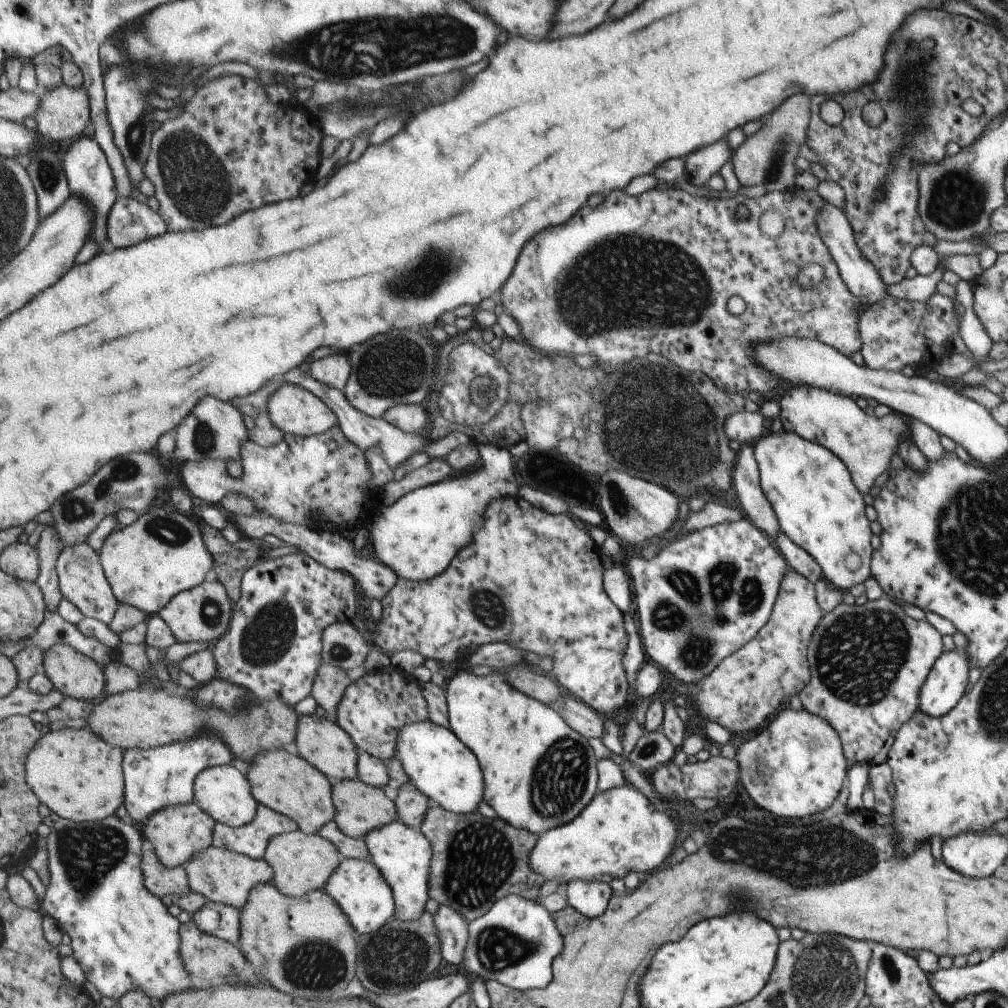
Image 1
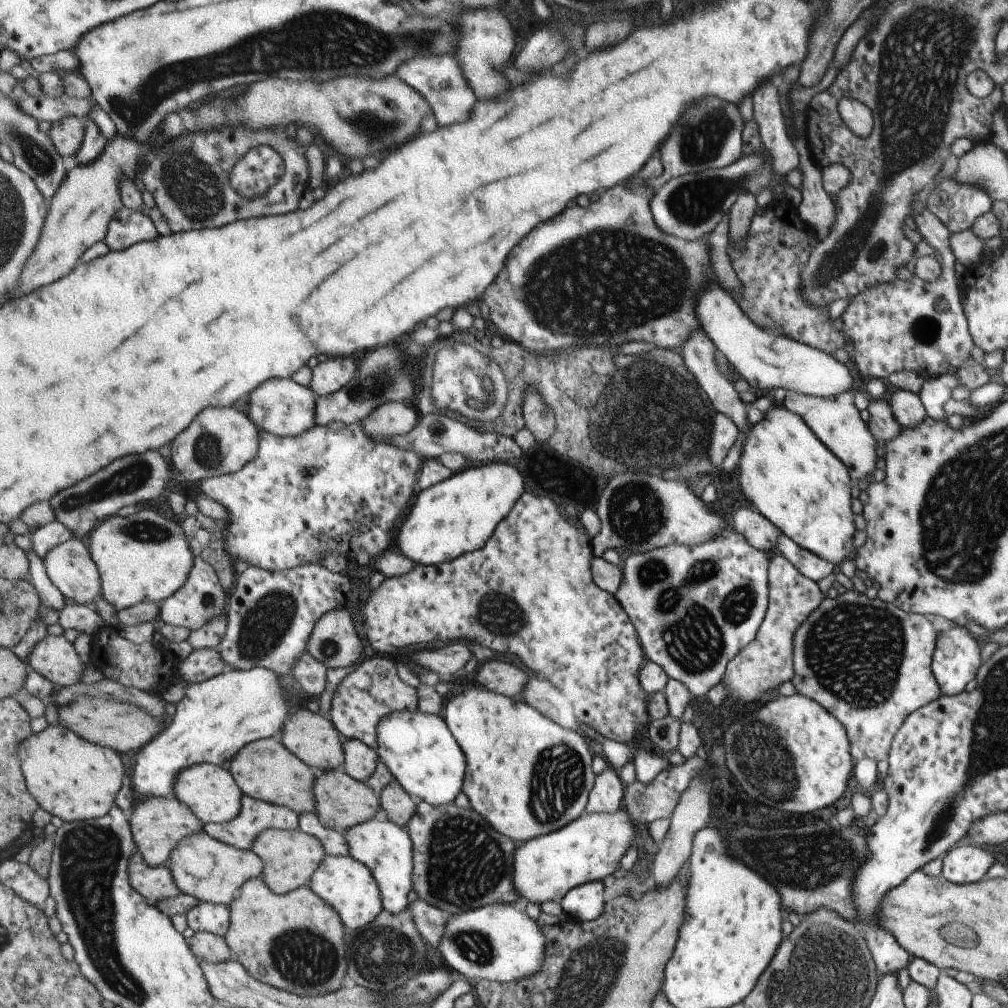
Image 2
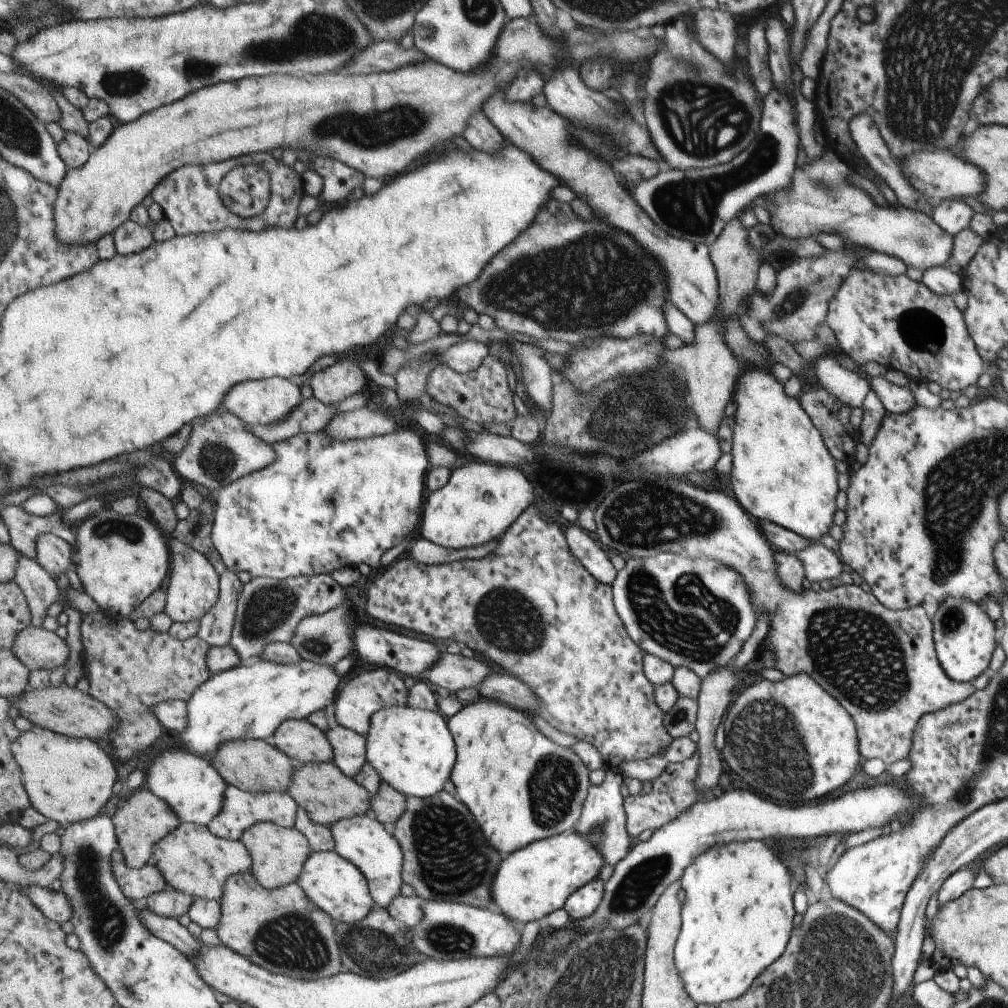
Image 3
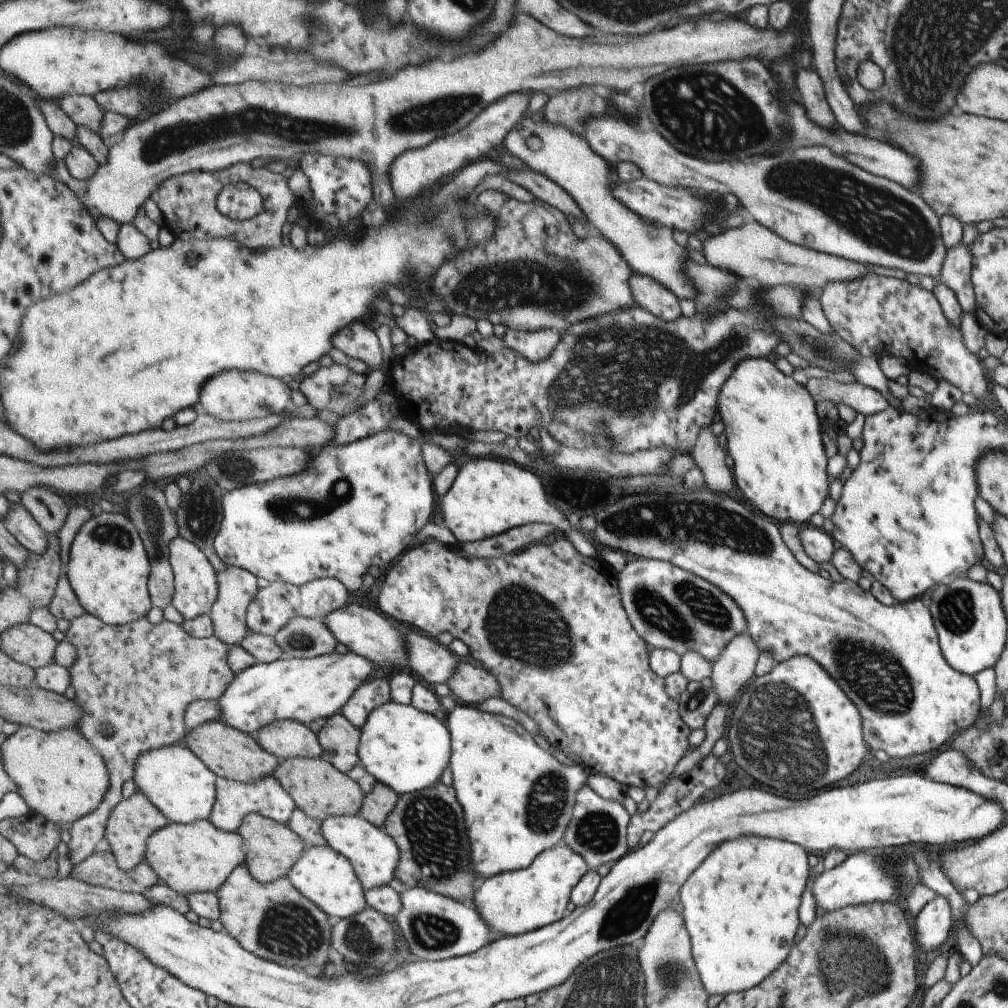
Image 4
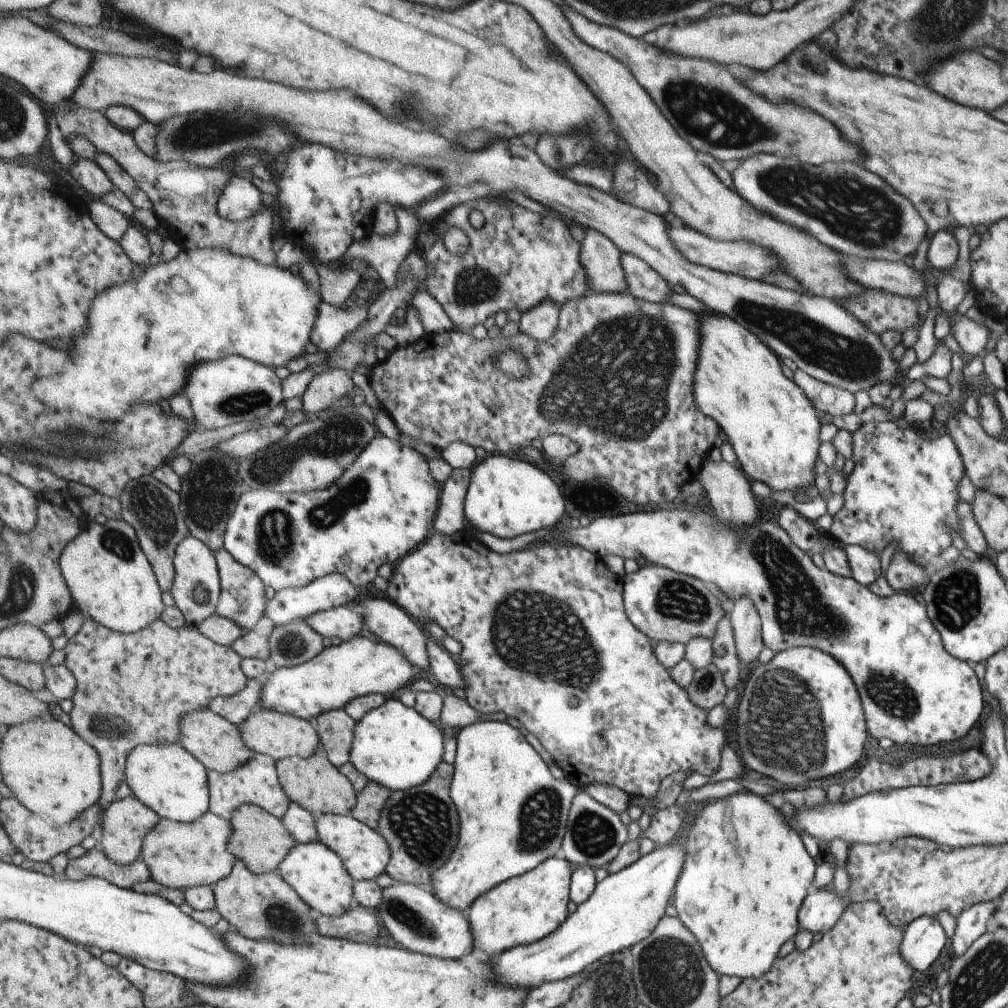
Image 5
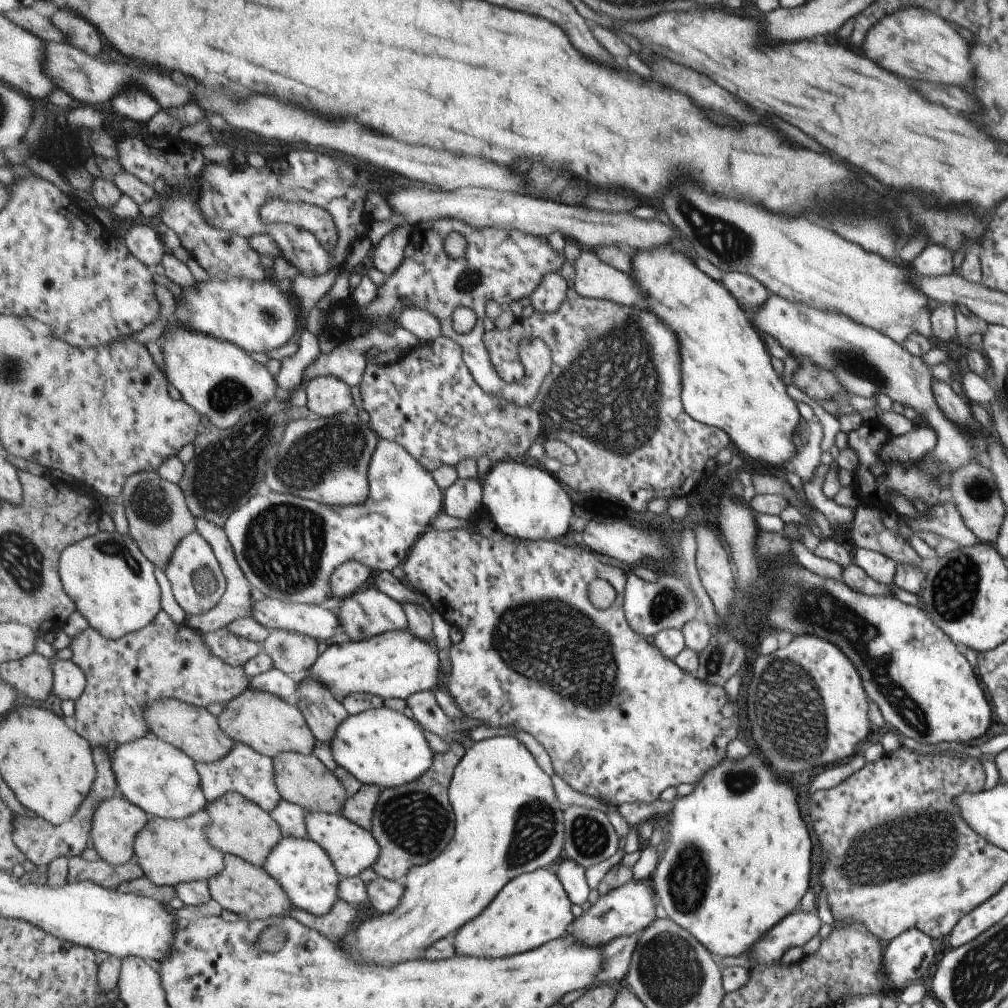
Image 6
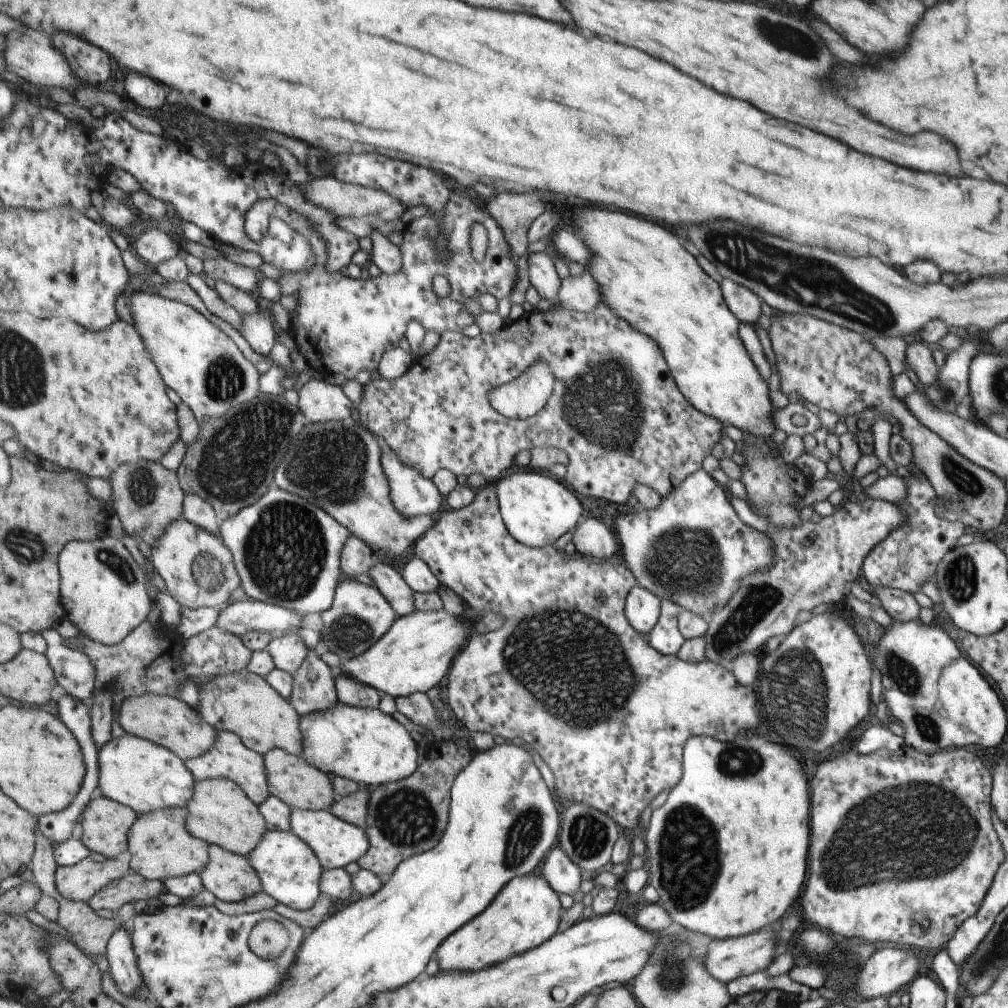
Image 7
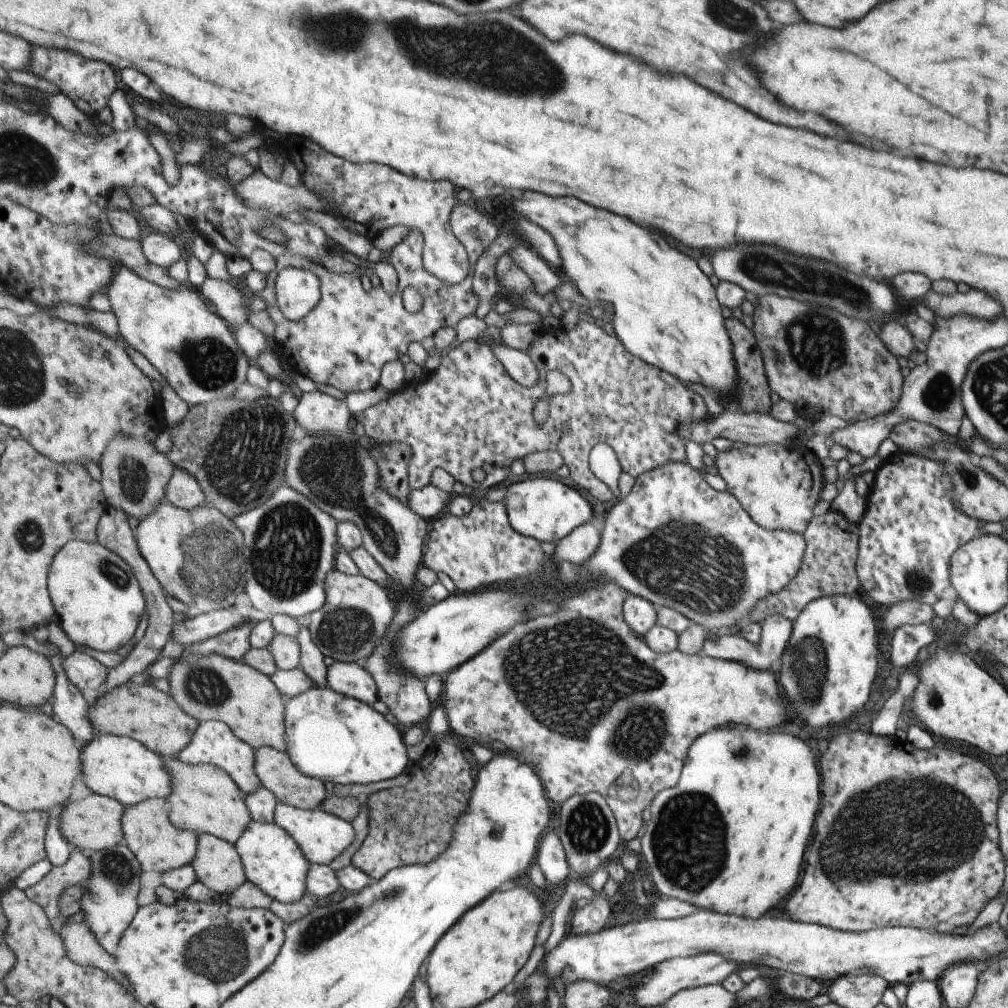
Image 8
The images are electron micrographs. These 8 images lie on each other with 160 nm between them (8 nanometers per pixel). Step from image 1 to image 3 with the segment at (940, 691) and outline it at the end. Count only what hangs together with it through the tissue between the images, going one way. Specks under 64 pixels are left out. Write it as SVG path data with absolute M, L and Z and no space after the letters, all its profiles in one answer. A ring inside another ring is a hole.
M947 595L938 604L931 622L937 660L944 674L951 680L959 683L972 681L987 668L997 643L997 631L994 620L987 614L982 604L950 598Z

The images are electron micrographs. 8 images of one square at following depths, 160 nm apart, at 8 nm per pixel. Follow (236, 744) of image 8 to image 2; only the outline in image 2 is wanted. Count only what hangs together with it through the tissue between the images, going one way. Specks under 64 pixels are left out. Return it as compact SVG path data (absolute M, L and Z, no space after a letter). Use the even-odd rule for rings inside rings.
M243 796L243 811L230 823L209 823L204 826L215 840L252 850L253 843L270 828L296 830L300 828L300 815L288 806Z

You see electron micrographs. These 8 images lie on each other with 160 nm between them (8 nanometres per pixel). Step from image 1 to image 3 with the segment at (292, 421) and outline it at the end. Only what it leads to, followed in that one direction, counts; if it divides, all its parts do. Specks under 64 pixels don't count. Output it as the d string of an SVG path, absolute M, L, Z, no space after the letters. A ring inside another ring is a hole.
M271 378L271 380L249 380L249 384L239 384L237 388L229 390L229 396L224 398L224 407L235 413L247 425L279 423L293 414L304 402L301 387L285 378Z

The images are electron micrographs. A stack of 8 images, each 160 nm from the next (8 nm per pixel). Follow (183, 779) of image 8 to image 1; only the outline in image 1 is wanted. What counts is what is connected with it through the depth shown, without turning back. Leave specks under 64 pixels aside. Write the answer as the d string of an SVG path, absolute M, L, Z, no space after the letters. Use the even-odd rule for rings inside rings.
M300 828L290 833L277 835L268 844L264 859L272 865L275 875L273 884L285 895L301 898L308 892L323 889L340 866L343 856L332 840L319 833L309 834Z

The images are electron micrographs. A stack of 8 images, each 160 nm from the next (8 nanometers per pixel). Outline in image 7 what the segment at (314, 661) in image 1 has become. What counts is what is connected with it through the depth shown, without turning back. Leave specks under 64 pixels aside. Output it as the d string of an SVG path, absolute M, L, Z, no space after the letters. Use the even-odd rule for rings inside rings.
M355 535L344 546L341 557L343 577L353 579L357 574L368 574L379 558L376 557L372 548Z

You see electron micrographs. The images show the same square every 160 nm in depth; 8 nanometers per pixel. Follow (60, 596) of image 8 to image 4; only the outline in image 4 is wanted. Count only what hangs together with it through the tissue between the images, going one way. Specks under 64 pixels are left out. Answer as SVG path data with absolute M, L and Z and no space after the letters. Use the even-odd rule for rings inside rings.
M103 511L99 516L91 517L76 534L69 556L69 580L87 612L99 617L108 625L131 624L139 619L145 619L145 616L151 612L154 604L148 584L152 574L152 560L135 523L125 512Z

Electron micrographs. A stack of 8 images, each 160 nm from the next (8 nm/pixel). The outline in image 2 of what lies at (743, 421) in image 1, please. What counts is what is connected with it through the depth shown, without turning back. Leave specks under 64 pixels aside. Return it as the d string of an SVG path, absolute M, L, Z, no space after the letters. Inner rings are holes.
M715 413L709 433L708 451L706 459L715 468L720 468L723 458L735 440L739 440L738 428L734 422L723 413Z

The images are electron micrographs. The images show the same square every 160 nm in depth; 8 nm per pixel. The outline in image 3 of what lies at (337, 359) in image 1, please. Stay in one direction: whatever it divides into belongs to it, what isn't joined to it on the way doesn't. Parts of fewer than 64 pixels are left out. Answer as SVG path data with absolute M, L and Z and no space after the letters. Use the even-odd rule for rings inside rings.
M351 360L336 363L334 366L316 373L309 382L313 396L326 405L333 405L343 398L361 392L369 382L359 363Z

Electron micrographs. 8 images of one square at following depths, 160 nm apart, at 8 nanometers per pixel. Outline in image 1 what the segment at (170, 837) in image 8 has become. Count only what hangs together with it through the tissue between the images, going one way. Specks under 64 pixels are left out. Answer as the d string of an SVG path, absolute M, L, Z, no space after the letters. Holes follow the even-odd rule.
M214 844L208 850L201 851L191 861L183 865L193 893L201 893L209 901L238 908L240 911L248 903L253 887L273 882L275 872L272 865L263 859L235 852L231 849L217 848Z

